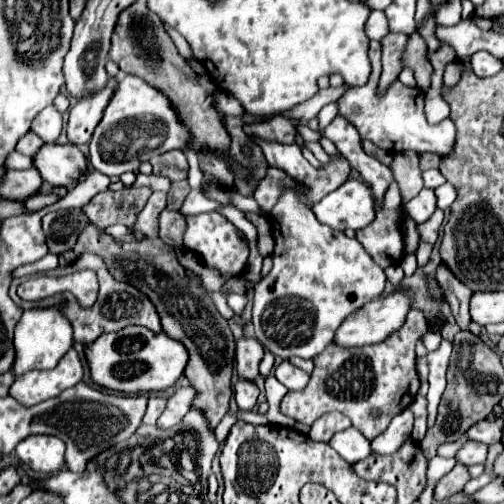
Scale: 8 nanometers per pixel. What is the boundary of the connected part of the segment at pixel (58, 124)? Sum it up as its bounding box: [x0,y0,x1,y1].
[32,105,62,143]

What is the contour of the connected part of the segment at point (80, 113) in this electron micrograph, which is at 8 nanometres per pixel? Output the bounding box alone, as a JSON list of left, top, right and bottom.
[68,79,118,145]

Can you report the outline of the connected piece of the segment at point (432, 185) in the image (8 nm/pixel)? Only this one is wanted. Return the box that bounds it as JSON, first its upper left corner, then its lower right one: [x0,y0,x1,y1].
[422,169,446,189]

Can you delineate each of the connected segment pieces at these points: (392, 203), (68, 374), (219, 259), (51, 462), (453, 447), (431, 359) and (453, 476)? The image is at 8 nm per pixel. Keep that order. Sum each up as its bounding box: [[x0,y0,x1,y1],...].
[[356,181,404,269],[10,349,84,405],[184,211,248,277],[16,435,66,473],[437,434,469,458],[428,339,452,427],[434,463,470,501]]

